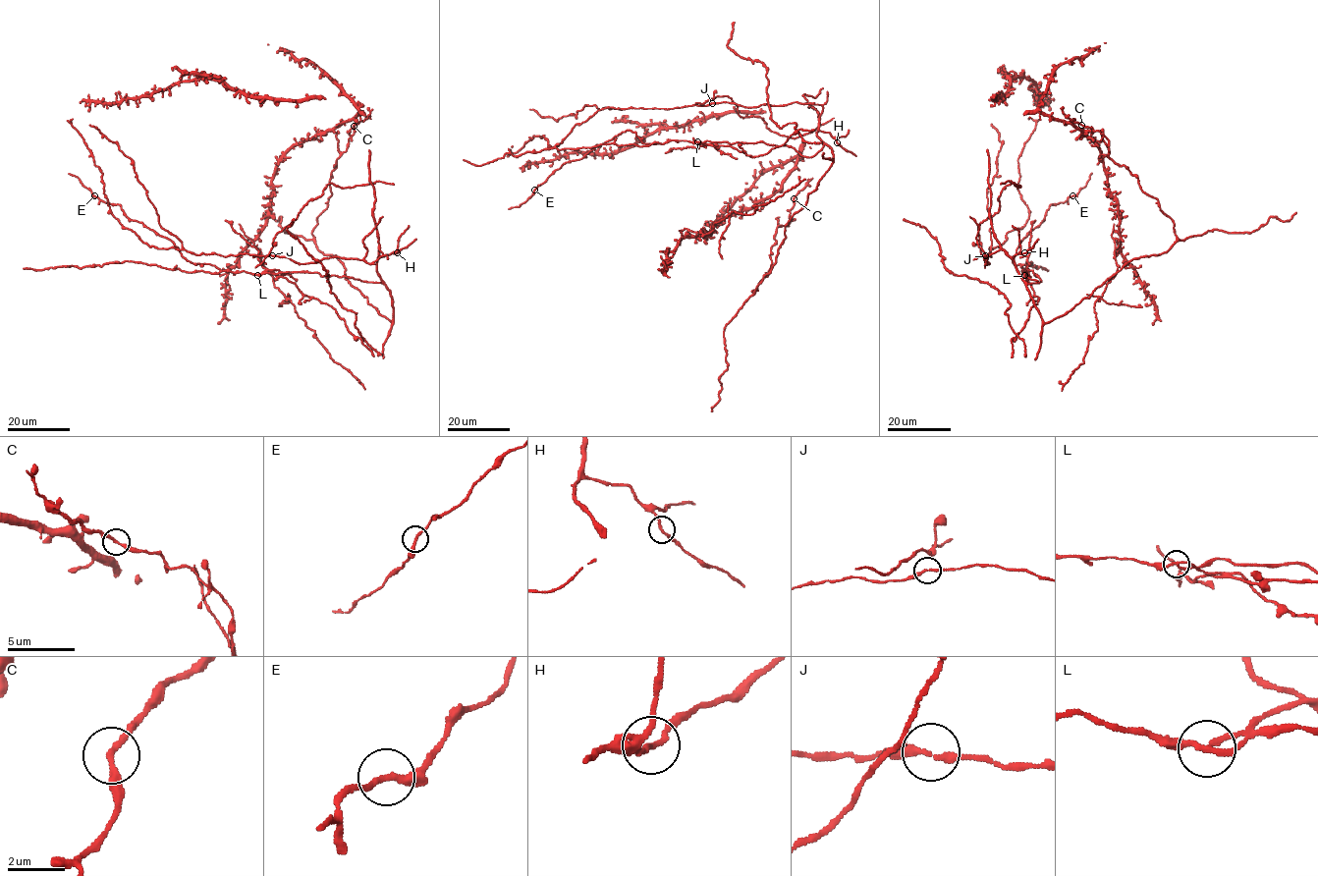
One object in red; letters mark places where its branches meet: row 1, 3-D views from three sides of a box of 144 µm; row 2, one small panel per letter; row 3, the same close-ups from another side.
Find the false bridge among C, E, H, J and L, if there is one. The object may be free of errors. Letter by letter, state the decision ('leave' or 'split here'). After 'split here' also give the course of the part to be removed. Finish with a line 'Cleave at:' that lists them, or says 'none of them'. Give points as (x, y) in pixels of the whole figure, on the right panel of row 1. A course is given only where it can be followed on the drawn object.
C: leave
E: leave
H: leave
J: leave
L: split here
Cleave at: L

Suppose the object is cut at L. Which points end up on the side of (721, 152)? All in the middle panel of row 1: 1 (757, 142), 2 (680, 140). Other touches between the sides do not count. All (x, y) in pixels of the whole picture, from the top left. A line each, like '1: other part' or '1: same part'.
1: other part
2: other part

